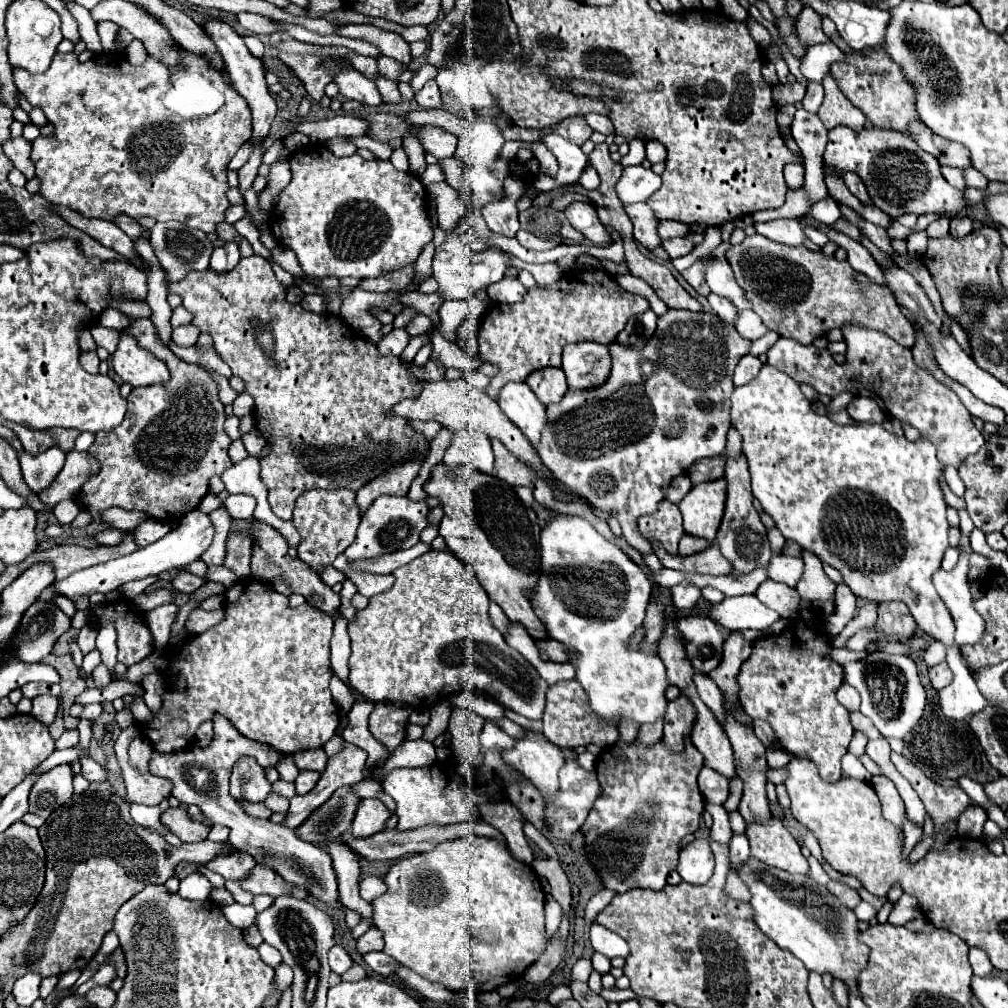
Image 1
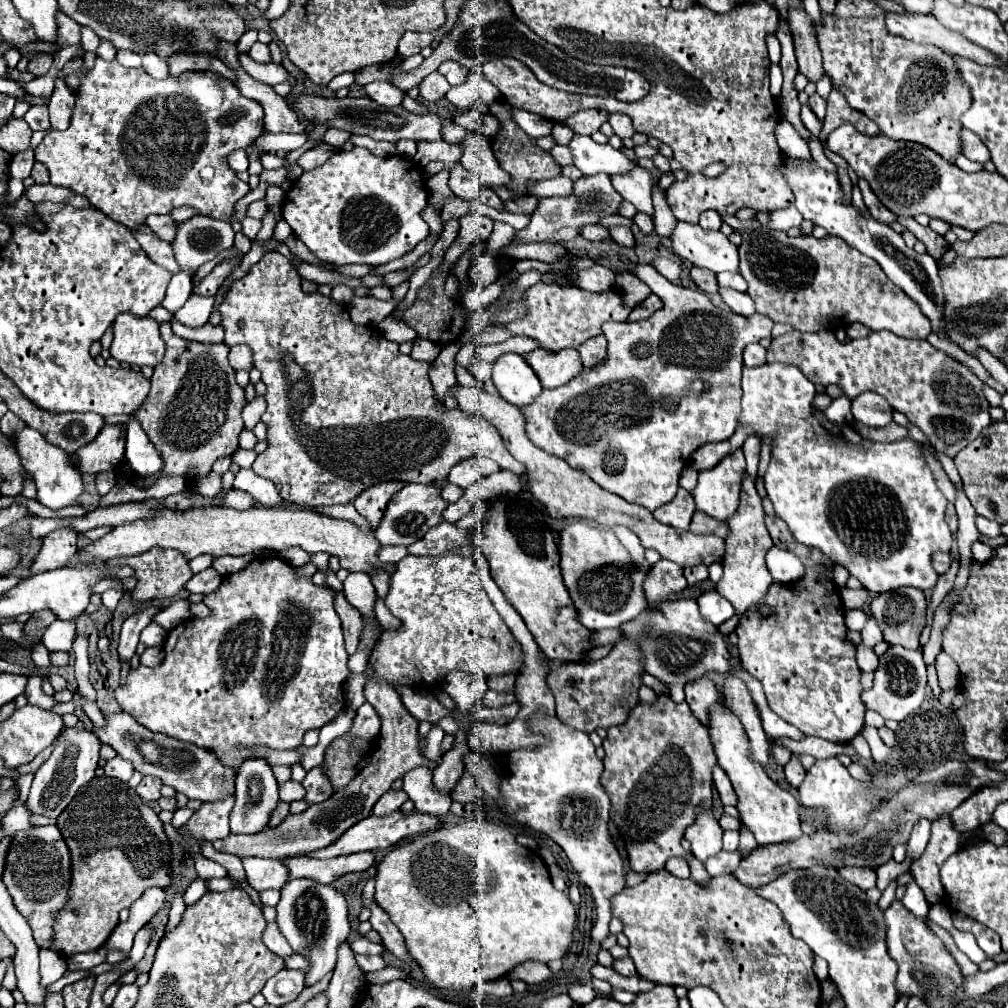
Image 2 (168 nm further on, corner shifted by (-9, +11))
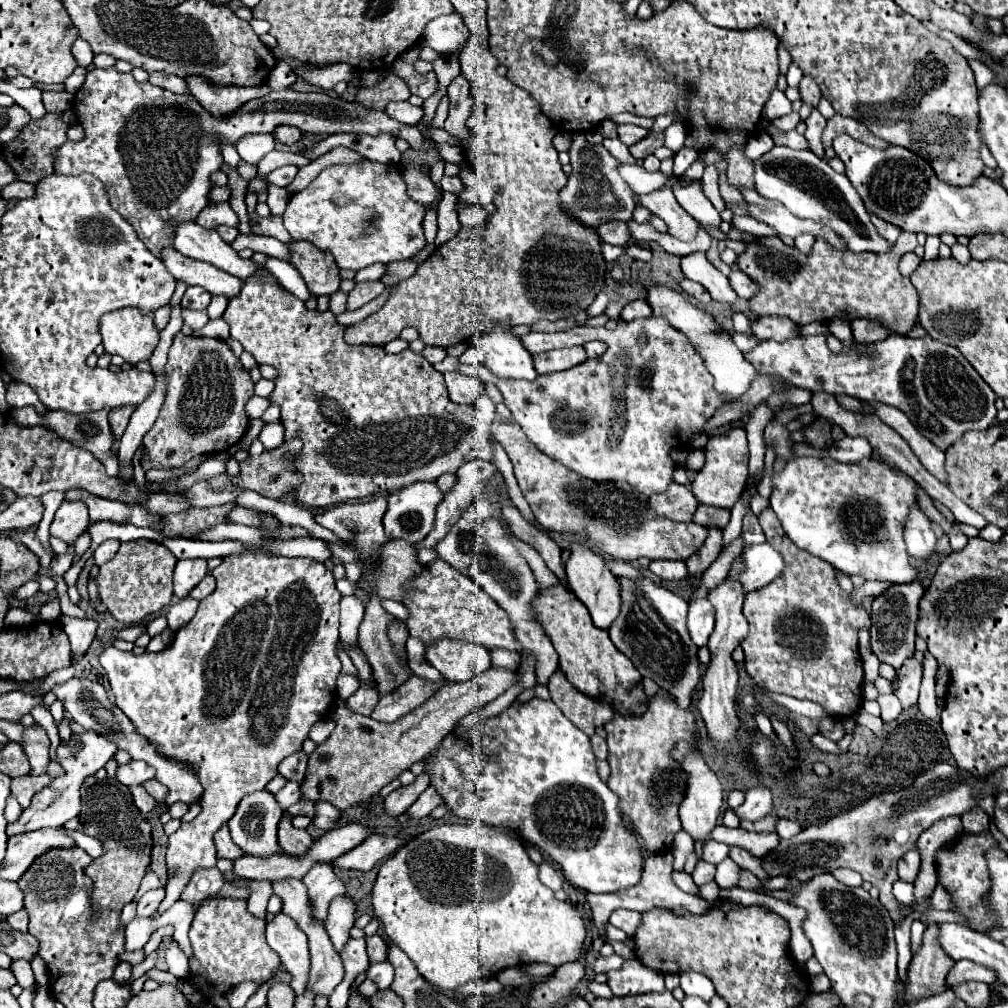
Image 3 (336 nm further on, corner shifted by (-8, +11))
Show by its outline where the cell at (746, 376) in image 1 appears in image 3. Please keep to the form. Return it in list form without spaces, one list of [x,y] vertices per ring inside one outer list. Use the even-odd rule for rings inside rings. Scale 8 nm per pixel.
[[[733,334],[733,342],[739,346],[739,350],[745,354],[745,352],[749,352],[749,350],[753,350],[755,346],[757,346],[757,340],[755,338],[749,338],[749,336],[745,336],[745,334]]]

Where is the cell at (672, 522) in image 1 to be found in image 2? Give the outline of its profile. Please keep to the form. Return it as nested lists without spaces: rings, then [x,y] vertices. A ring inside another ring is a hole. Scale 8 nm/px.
[[[678,488],[676,498],[672,502],[656,508],[652,514],[662,524],[668,524],[668,526],[674,526],[680,530],[688,530],[688,524],[692,520],[694,510],[696,510],[696,506],[694,506],[692,494],[684,488]]]

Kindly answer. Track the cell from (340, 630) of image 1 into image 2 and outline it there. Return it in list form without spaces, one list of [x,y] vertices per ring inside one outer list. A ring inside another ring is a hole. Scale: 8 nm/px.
[[[320,766],[310,770],[302,782],[302,786],[306,788],[306,802],[308,804],[318,804],[324,802],[332,796],[332,786],[328,786],[328,778],[324,778],[324,774],[320,774]]]

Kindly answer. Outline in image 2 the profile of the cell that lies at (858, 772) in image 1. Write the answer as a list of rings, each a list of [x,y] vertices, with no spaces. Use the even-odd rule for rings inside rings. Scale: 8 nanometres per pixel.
[[[808,736],[800,742],[794,742],[790,738],[786,738],[786,740],[784,738],[774,738],[774,742],[784,744],[794,754],[810,754],[814,758],[832,758],[832,756],[838,756],[838,754],[848,754],[852,758],[856,754],[850,744],[832,744],[828,740],[814,738],[814,736]]]

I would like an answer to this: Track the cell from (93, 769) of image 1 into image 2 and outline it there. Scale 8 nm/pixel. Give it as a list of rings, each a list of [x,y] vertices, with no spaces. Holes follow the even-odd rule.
[[[116,756],[116,758],[108,760],[108,764],[104,766],[104,772],[106,772],[106,776],[128,782],[132,778],[132,774],[134,774],[134,766],[128,760],[122,760],[120,756]]]

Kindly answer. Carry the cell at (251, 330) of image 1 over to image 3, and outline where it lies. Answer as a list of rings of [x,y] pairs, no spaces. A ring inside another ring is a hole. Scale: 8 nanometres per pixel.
[[[259,268],[251,278],[245,280],[241,294],[231,298],[231,306],[227,306],[227,310],[223,314],[223,320],[231,328],[231,338],[239,340],[243,344],[243,348],[249,354],[255,356],[257,364],[269,364],[277,370],[275,390],[271,392],[269,402],[277,404],[281,408],[281,424],[285,428],[285,442],[289,442],[293,438],[299,438],[303,442],[303,448],[301,448],[299,454],[287,456],[287,460],[293,462],[295,470],[301,472],[301,476],[303,476],[303,482],[293,490],[295,502],[299,502],[303,506],[313,506],[313,508],[327,508],[327,506],[343,504],[347,500],[363,500],[363,498],[369,498],[369,496],[385,494],[385,492],[403,488],[403,486],[407,486],[411,482],[417,482],[417,480],[433,482],[447,472],[453,474],[465,462],[465,456],[467,456],[467,462],[475,460],[475,458],[493,460],[493,440],[491,440],[491,436],[489,434],[475,436],[475,430],[471,426],[473,408],[471,406],[461,406],[461,404],[455,404],[455,402],[449,400],[447,388],[443,388],[443,374],[439,374],[421,354],[413,354],[411,350],[403,350],[401,354],[387,354],[383,350],[383,346],[351,346],[351,344],[347,344],[345,338],[343,338],[347,326],[341,326],[333,312],[307,310],[303,300],[289,294],[267,268]]]

